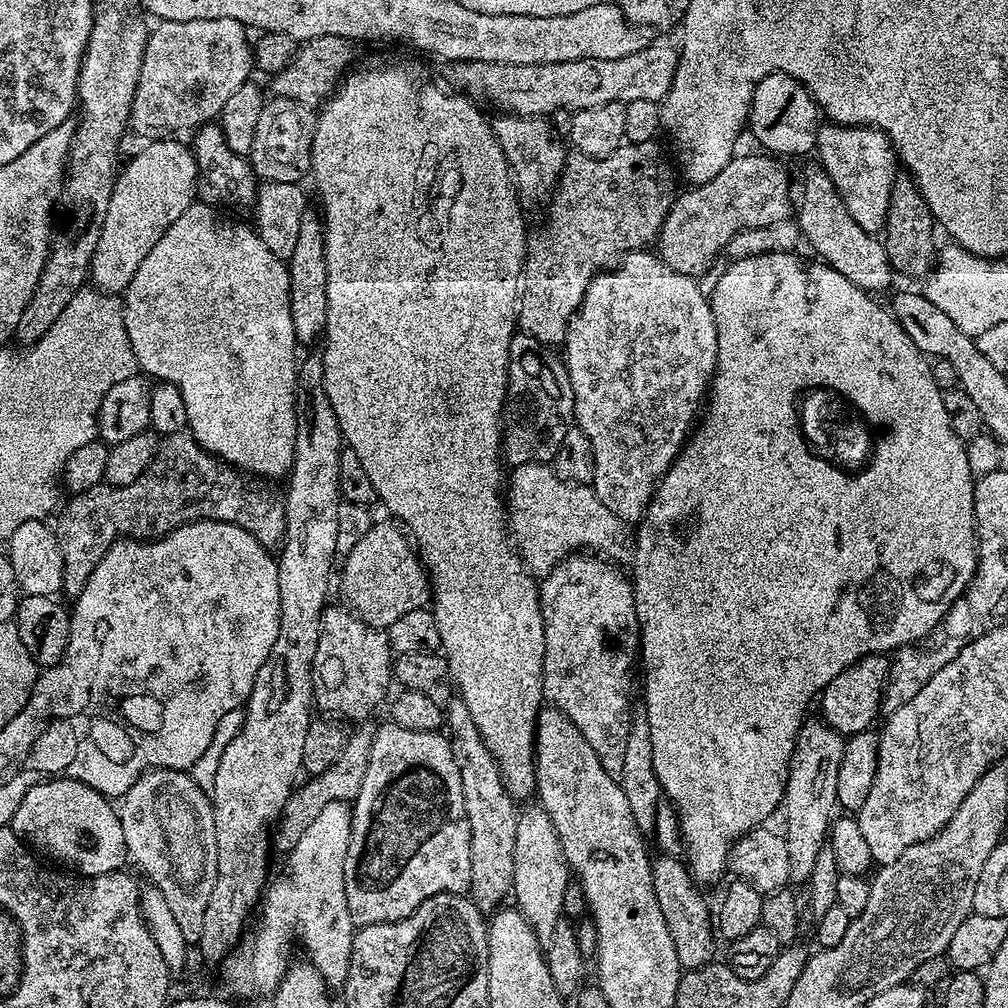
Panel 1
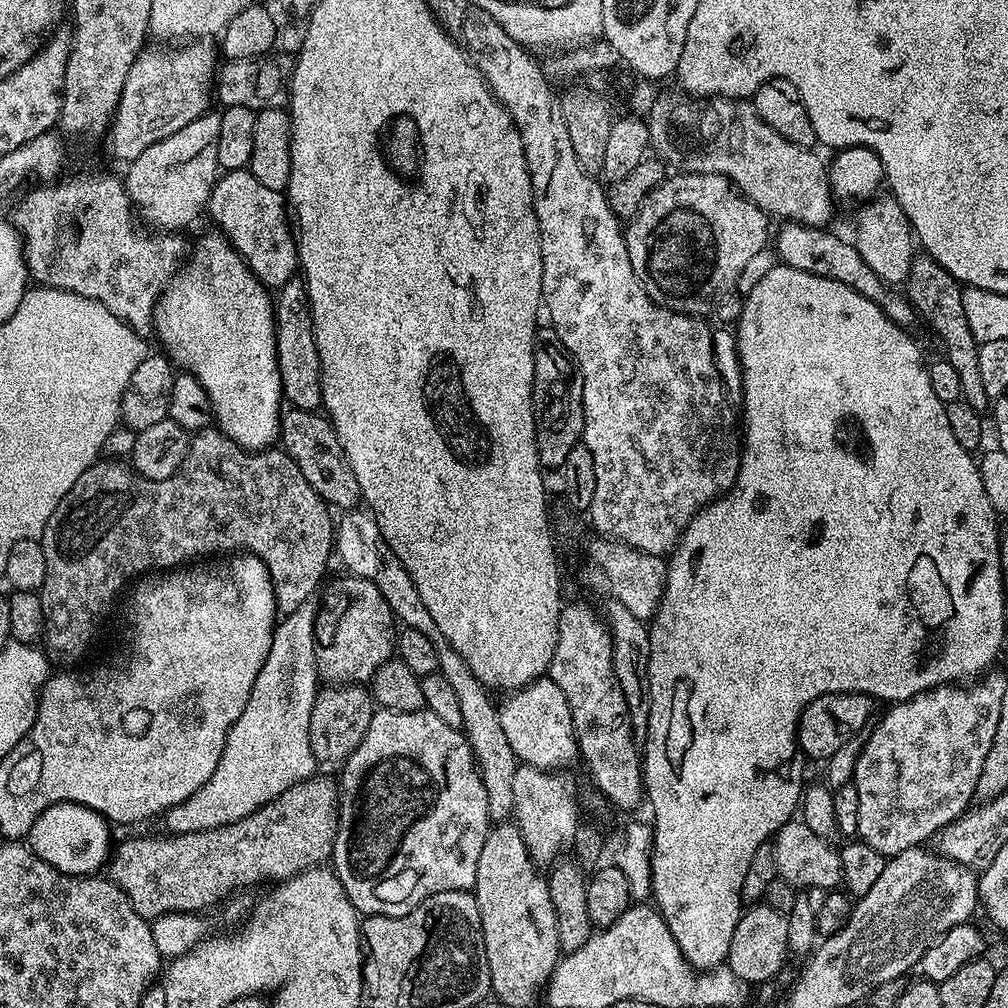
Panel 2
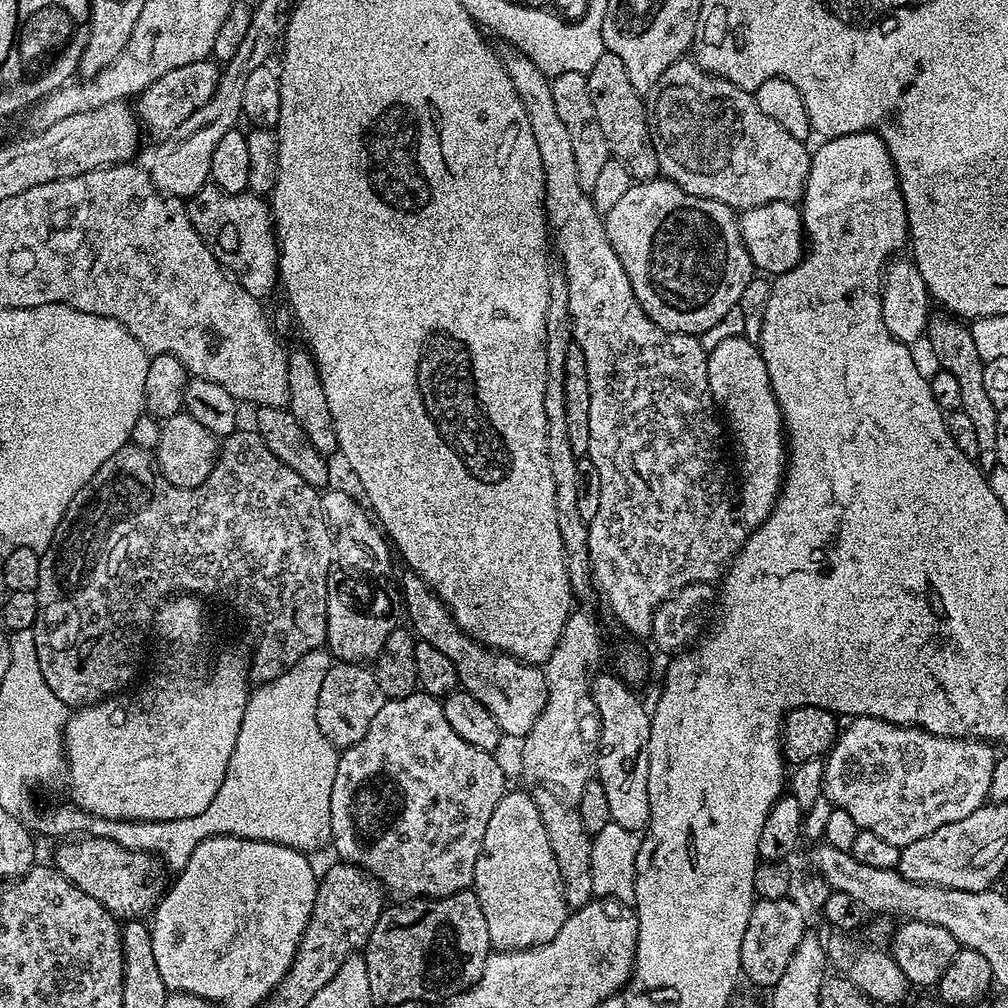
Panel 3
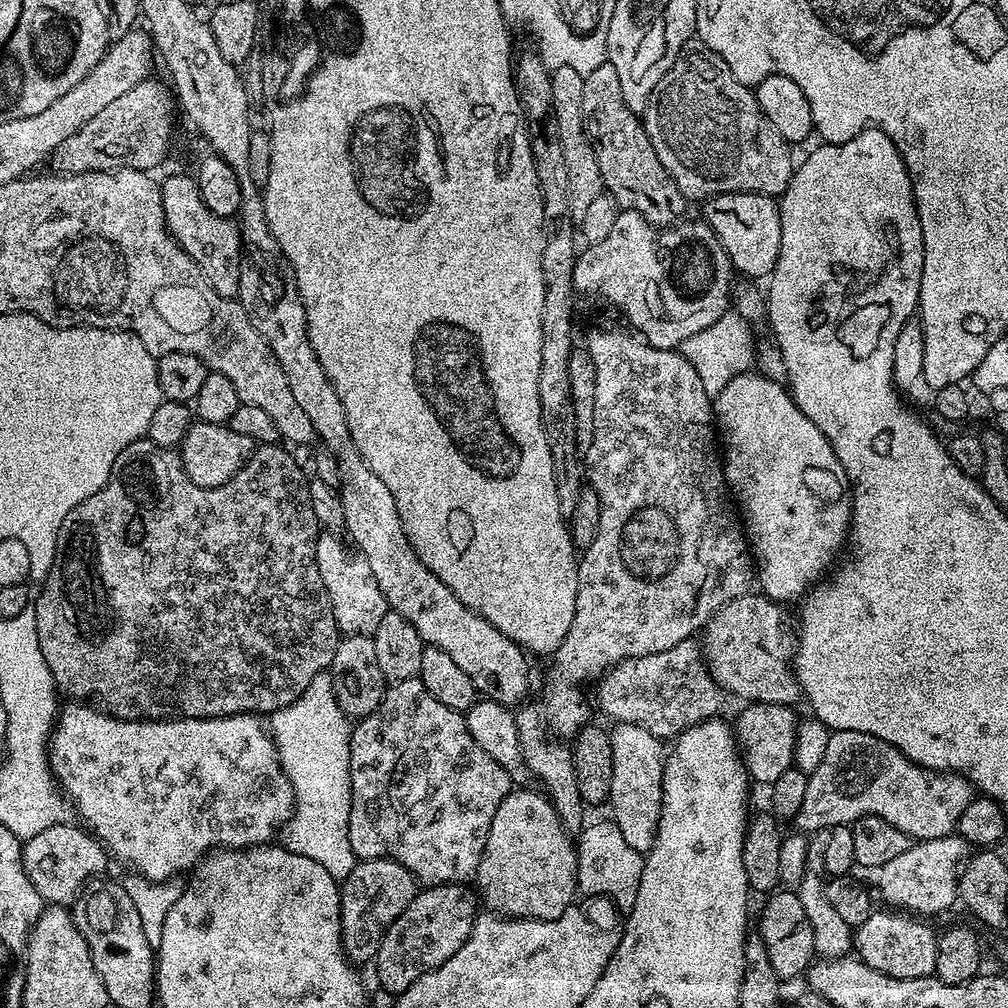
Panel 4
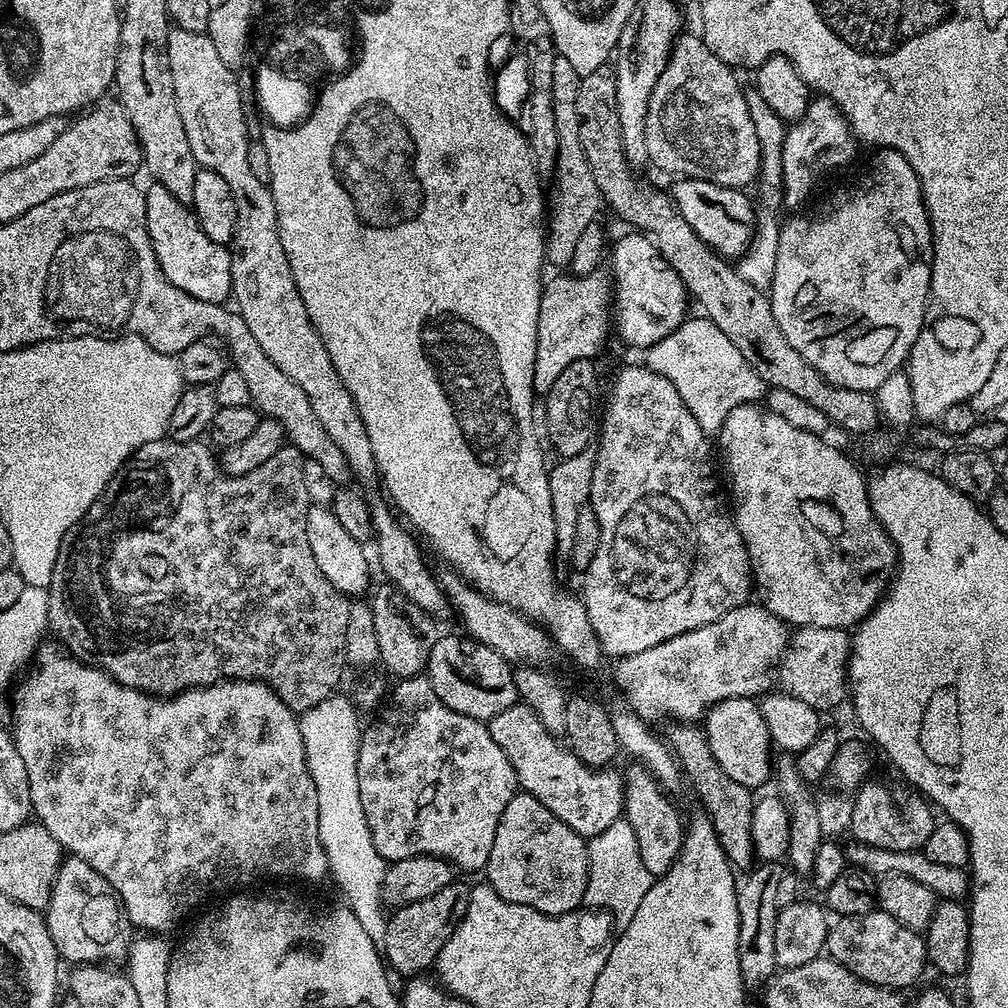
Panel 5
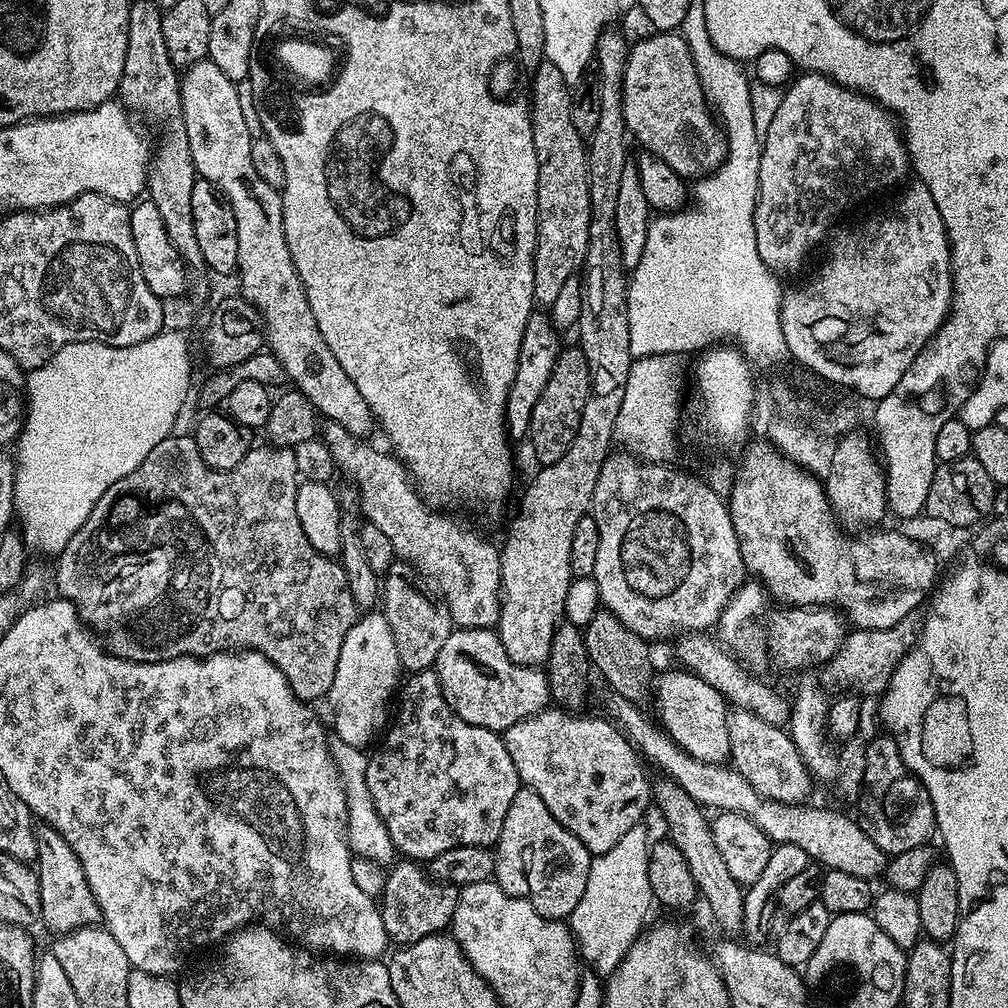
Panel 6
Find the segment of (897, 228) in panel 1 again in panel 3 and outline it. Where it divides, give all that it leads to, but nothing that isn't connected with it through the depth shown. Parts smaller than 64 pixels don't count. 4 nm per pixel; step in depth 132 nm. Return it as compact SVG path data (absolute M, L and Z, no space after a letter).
M938 312L928 319L928 326L926 331L926 340L929 340L930 346L939 362L937 364L943 371L953 374L961 386L961 399L960 410L970 418L970 422L973 423L975 432L977 432L978 450L979 455L976 457L977 463L980 465L983 471L989 472L993 468L997 467L997 438L998 438L998 422L997 414L999 407L997 404L991 401L990 394L986 391L985 382L983 381L983 375L985 373L984 366L985 361L978 354L978 346L974 343L973 334L971 329L964 324L961 324L955 317L951 315Z

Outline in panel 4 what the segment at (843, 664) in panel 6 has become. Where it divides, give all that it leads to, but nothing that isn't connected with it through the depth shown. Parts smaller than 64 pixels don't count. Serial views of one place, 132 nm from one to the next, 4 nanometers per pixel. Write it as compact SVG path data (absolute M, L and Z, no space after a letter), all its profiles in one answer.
M745 594L734 598L725 608L721 608L707 624L704 625L702 629L702 655L707 663L708 671L711 673L713 679L716 680L717 684L724 690L729 692L732 691L734 695L741 696L744 699L744 702L755 702L758 704L786 704L789 706L795 705L795 700L798 701L801 699L802 693L800 690L800 684L796 681L796 674L794 671L794 653L796 651L796 641L797 637L792 636L788 633L788 628L784 625L784 616L780 613L781 605L777 601L768 599L767 596L763 594Z

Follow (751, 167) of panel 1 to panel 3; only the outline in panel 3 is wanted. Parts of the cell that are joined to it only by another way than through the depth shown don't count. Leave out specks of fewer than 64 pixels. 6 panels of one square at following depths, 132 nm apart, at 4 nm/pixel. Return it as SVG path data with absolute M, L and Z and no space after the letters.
M657 178L643 182L632 182L626 194L623 194L610 211L603 215L606 238L610 238L610 246L614 246L614 254L618 254L618 262L626 270L626 278L630 278L630 286L638 298L644 313L650 317L658 326L662 326L667 332L684 332L687 336L700 336L701 333L710 330L716 323L729 313L730 308L741 303L744 291L748 283L754 277L752 259L746 250L746 246L740 237L740 222L737 213L730 206L726 206L717 200L710 198L695 197L683 191L672 180Z

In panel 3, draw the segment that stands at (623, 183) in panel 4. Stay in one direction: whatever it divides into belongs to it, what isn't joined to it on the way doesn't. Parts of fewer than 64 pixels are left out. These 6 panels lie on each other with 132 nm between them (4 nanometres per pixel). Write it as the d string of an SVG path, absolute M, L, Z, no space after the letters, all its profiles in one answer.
M605 50L602 58L594 62L594 66L586 75L590 102L594 102L594 114L598 114L598 126L602 126L602 134L606 134L609 153L628 168L633 181L657 179L661 173L648 129L645 97L638 90L634 90L634 85L626 75L626 66L622 66L622 58Z

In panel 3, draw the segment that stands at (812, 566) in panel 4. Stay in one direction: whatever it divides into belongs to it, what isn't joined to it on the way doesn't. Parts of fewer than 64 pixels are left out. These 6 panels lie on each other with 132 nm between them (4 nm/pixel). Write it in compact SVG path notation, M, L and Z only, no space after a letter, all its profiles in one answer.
M747 335L726 338L724 342L718 343L718 346L708 352L708 381L710 382L710 394L712 395L713 405L718 409L727 431L730 433L730 440L736 443L736 460L740 463L740 476L738 472L738 508L742 513L742 519L745 525L755 526L761 524L772 512L772 507L776 505L776 500L780 496L780 486L784 483L784 470L786 467L786 437L784 434L784 416L780 412L778 402L774 398L774 390L770 386L770 374L766 374L766 362L762 358L759 347L747 340Z

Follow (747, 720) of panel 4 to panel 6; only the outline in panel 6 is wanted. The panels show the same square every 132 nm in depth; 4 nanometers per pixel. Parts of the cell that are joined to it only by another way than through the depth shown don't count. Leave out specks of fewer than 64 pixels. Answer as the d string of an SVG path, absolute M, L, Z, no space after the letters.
M692 672L659 673L654 684L654 705L660 711L659 721L662 723L668 737L675 744L681 744L694 758L707 764L723 764L731 754L729 701L722 693L714 690L710 682L698 678Z

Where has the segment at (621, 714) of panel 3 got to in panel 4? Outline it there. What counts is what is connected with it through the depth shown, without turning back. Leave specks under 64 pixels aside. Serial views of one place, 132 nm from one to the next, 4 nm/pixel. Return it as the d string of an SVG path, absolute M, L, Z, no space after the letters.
M637 724L615 725L611 729L610 746L613 748L613 781L608 799L618 830L626 838L626 843L634 846L641 854L646 854L654 846L658 834L658 818L662 814L662 778L666 748L663 748L661 737L650 734Z

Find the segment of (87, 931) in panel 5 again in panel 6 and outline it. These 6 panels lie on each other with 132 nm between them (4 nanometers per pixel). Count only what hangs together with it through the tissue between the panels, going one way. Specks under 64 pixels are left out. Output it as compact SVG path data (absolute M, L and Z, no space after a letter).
M47 826L36 828L36 859L34 864L40 877L38 916L42 924L44 920L46 927L53 928L53 933L63 934L71 932L74 928L86 928L95 925L101 919L100 907L86 882L86 874L82 870L82 862L78 858L78 854L74 854L74 850L70 850L70 846L64 841L62 834L58 834L58 830Z

